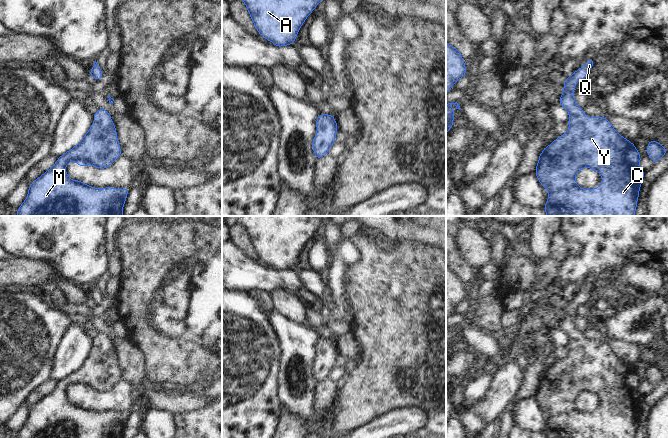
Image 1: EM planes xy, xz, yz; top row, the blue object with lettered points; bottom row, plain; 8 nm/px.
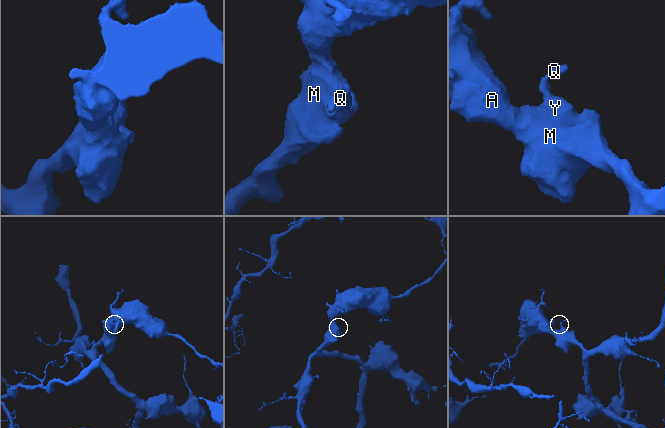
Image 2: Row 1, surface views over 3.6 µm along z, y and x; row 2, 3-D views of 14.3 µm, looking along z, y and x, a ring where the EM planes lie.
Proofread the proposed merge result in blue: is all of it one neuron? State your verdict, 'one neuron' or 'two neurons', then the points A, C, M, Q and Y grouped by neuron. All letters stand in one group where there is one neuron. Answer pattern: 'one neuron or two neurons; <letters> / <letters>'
one neuron; A C M Q Y

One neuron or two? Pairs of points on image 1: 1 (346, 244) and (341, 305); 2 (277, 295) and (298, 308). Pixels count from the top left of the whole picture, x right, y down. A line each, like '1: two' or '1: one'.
1: one
2: one

